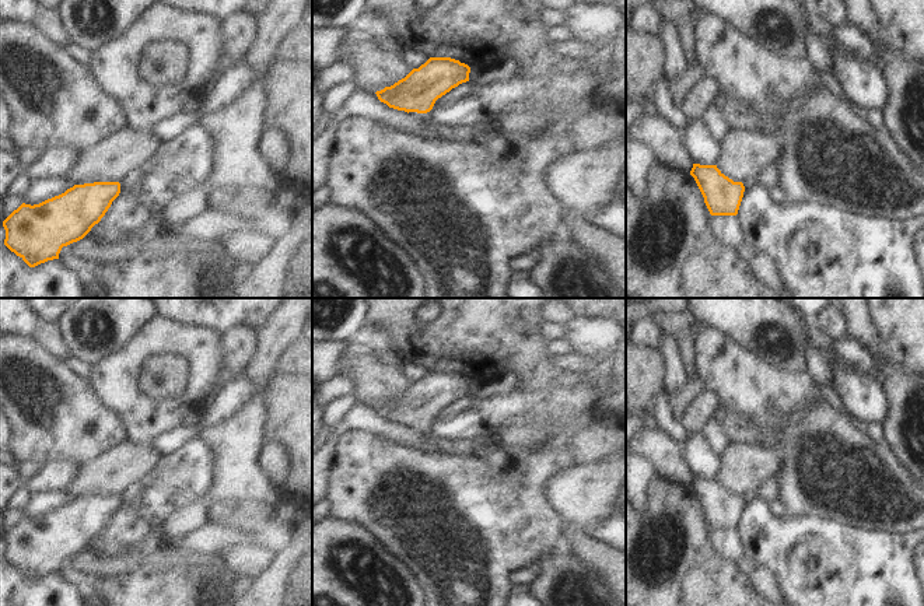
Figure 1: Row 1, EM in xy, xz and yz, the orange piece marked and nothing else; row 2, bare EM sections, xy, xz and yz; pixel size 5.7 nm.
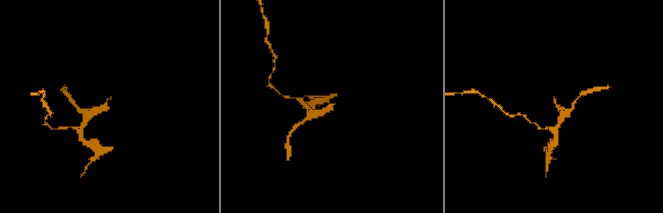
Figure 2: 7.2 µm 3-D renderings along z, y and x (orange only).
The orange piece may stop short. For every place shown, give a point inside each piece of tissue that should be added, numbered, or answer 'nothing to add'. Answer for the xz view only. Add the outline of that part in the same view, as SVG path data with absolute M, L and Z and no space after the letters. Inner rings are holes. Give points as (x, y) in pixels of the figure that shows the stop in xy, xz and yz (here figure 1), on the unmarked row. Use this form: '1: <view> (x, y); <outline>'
1: xz (486, 442); M430 425L420 427L420 435L426 438L426 441L437 446L441 451L451 451L451 449L490 449L494 448L496 439L493 437L483 437L483 438L466 438L462 441L458 439L442 439L433 435Z

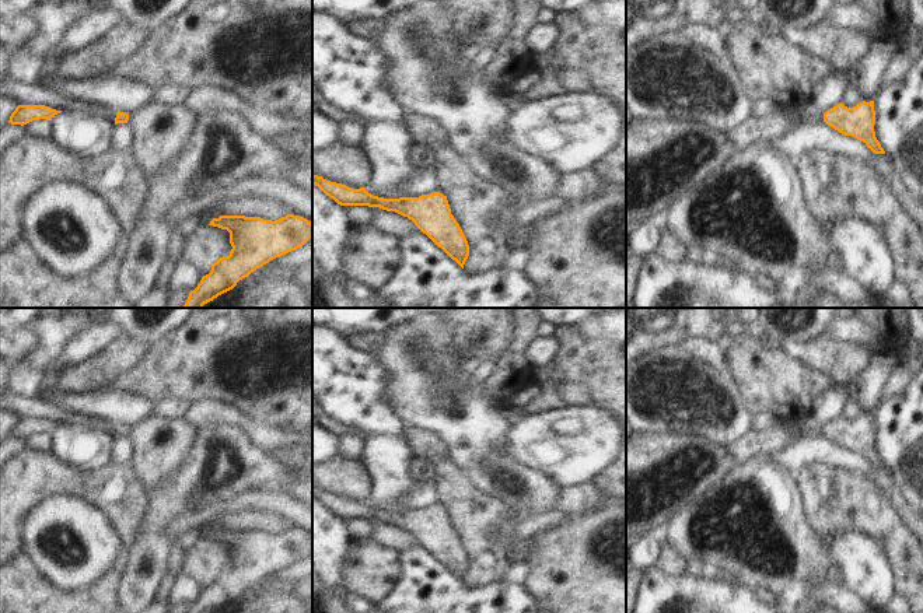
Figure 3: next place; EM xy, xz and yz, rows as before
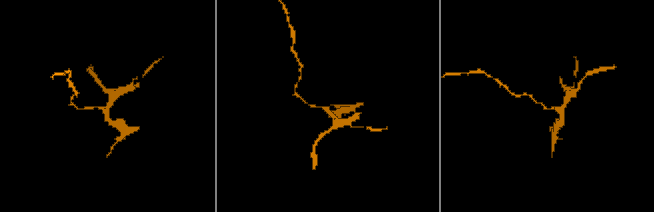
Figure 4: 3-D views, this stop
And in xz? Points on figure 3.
nothing to add

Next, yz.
nothing to add

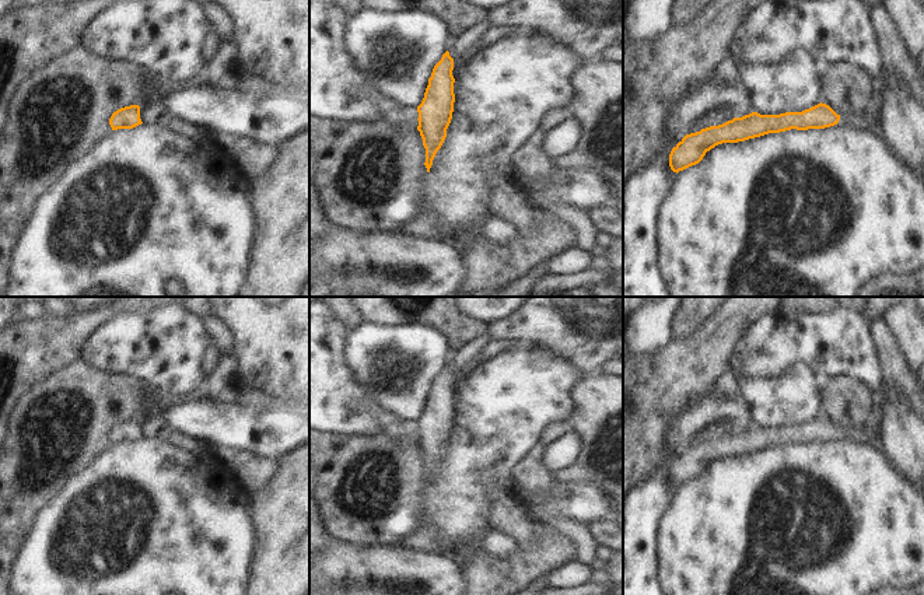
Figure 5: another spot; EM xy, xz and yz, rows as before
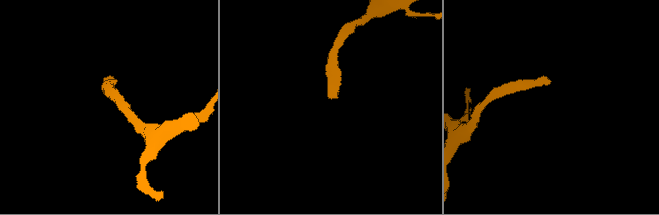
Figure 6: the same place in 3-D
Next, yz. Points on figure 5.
1: yz (895, 371); M871 319L869 330L876 346L882 371L882 388L876 393L875 413L862 428L848 427L840 430L839 434L841 438L860 444L871 444L872 433L881 431L881 413L886 407L886 393L892 388L897 389L909 400L916 413L924 417L924 385L909 370L904 354L899 349L890 329L885 321L878 322Z

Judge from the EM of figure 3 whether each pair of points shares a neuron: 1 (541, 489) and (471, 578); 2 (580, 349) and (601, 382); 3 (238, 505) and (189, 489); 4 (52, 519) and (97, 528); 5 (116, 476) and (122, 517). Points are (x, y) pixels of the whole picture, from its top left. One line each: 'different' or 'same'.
1: different
2: same
3: different
4: same
5: same

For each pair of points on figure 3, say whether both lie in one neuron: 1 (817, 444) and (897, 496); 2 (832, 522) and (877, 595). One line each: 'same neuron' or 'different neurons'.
1: same neuron
2: different neurons

